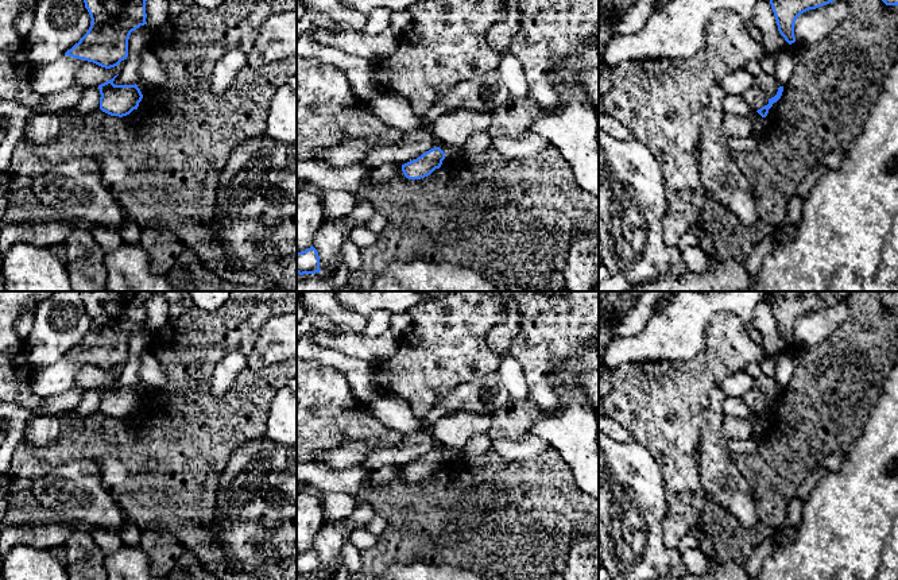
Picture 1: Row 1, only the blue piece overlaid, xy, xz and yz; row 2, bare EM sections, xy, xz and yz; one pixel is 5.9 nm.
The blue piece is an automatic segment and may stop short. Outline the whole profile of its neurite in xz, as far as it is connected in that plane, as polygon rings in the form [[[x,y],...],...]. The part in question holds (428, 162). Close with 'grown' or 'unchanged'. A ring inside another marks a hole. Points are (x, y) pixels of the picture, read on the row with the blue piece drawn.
[[[434,147],[414,161],[402,165],[402,171],[409,179],[421,179],[430,175],[436,169],[440,169],[445,152],[440,147]]] | unchanged

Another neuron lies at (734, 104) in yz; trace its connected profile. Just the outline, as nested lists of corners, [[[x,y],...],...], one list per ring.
[[[725,93],[723,100],[724,111],[729,115],[748,117],[751,120],[751,134],[750,136],[762,139],[766,132],[766,119],[762,117],[756,111],[754,111],[743,94],[729,94]]]

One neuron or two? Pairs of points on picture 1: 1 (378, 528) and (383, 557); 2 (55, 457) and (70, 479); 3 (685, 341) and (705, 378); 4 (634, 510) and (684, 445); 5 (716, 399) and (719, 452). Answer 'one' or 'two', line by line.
1: two
2: two
3: two
4: two
5: one

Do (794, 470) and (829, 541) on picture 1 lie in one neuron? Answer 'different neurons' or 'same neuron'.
different neurons

